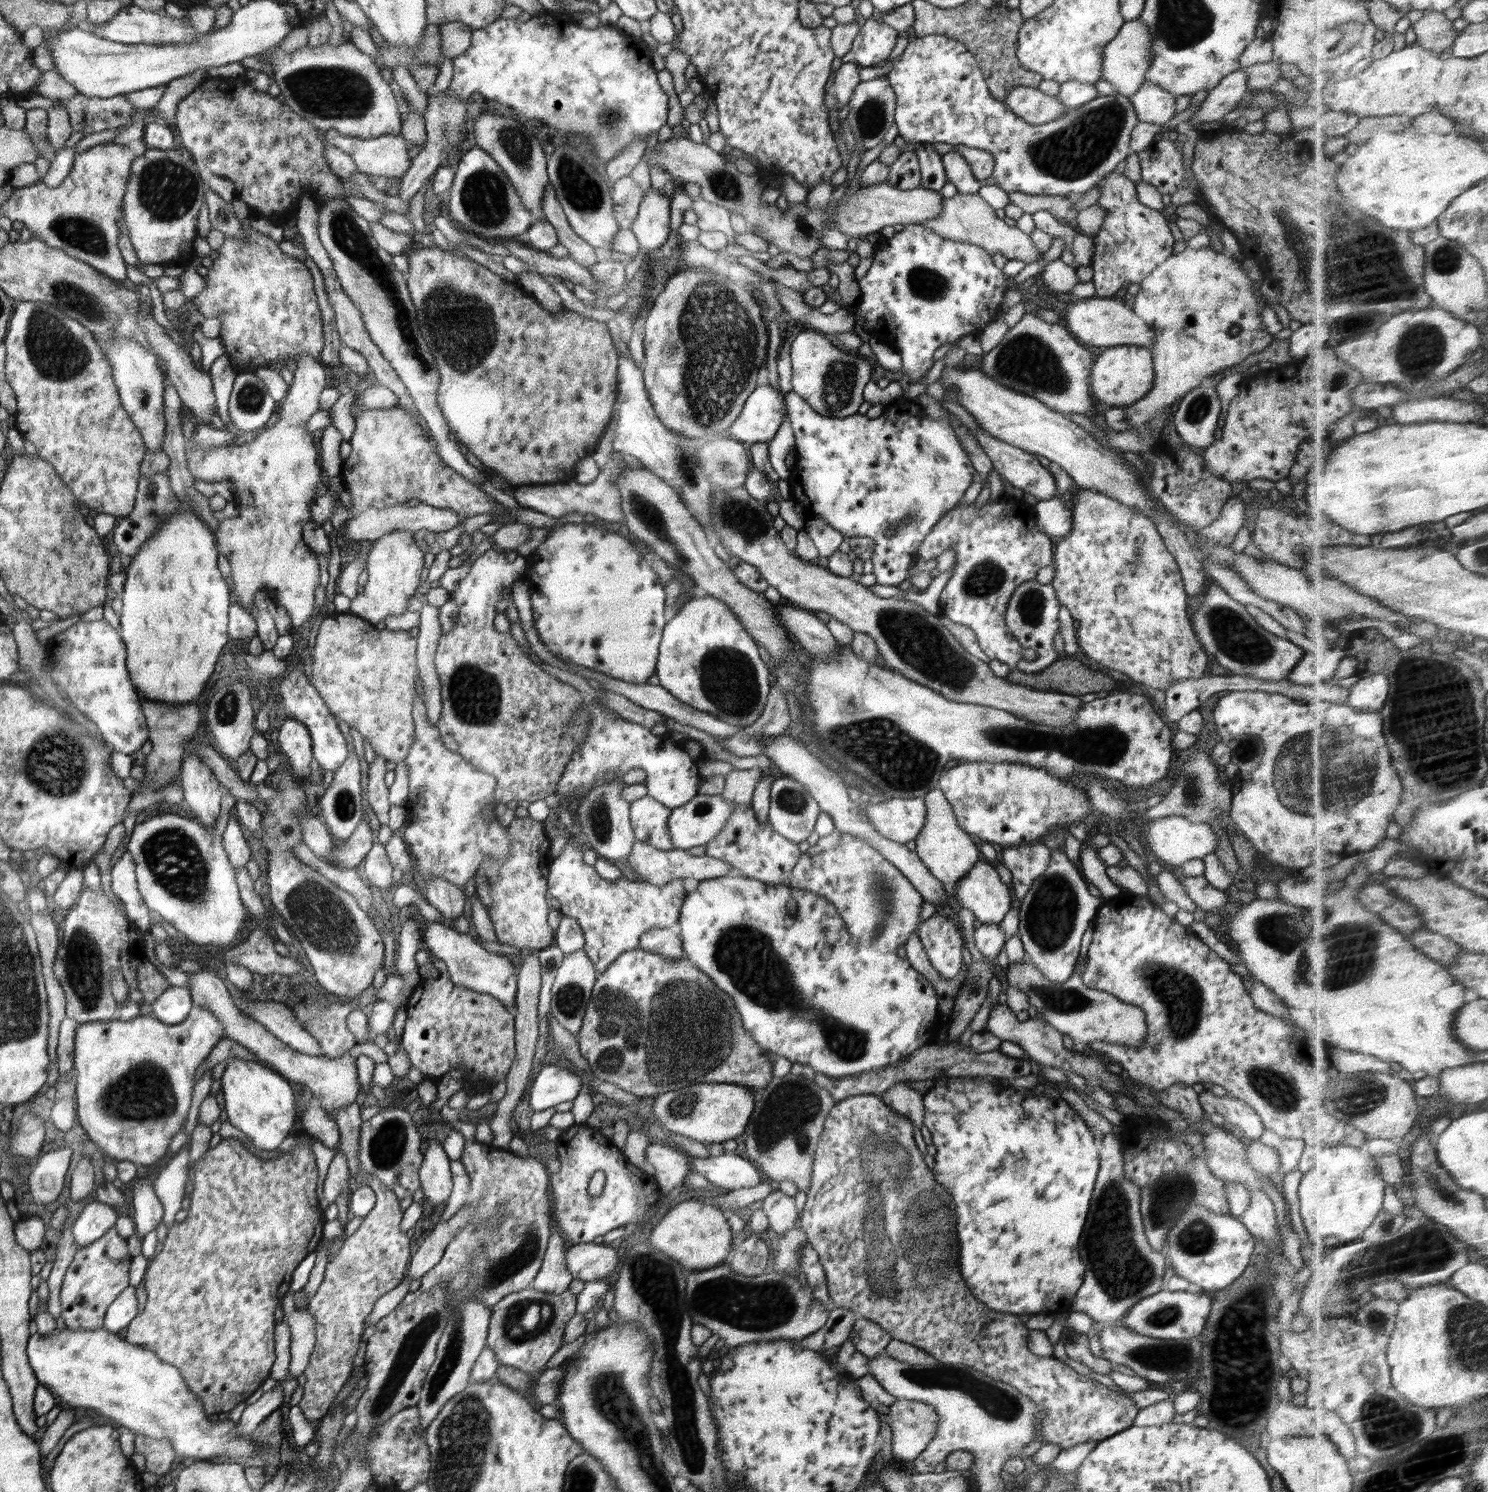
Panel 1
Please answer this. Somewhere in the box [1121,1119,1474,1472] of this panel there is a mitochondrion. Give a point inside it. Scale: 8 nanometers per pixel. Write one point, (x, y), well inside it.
(1424, 1249)

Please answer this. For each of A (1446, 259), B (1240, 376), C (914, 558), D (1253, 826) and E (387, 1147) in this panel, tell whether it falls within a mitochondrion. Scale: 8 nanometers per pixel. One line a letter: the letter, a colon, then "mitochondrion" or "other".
A: mitochondrion
B: other
C: other
D: other
E: mitochondrion

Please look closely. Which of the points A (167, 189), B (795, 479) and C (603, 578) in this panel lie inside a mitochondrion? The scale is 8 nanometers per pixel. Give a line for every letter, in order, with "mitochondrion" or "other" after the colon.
A: mitochondrion
B: other
C: other

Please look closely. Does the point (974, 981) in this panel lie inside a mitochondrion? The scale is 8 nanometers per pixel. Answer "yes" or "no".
yes

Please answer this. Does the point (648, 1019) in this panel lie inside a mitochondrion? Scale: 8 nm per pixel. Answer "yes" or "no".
yes

